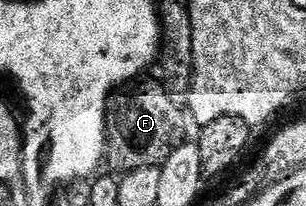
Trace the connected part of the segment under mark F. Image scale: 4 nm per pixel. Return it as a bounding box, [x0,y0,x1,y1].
[106,80,190,174]

